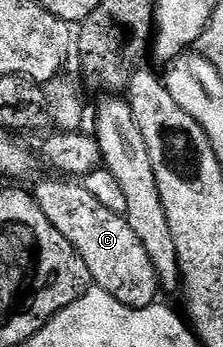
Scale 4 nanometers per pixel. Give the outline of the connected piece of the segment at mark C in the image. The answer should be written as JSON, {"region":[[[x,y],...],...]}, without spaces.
{"region":[[[49,176],[46,182],[41,182],[37,187],[32,187],[31,193],[33,199],[39,204],[39,208],[43,208],[43,216],[47,216],[47,220],[51,220],[51,224],[55,224],[55,228],[59,228],[59,232],[63,232],[63,236],[67,236],[67,240],[73,247],[77,249],[77,255],[83,260],[83,264],[87,264],[87,272],[89,273],[92,285],[98,290],[107,292],[111,296],[115,296],[115,300],[119,300],[119,304],[127,304],[131,308],[147,308],[154,305],[158,301],[159,283],[157,281],[157,274],[153,271],[153,265],[149,262],[149,257],[145,255],[145,250],[139,244],[139,240],[135,236],[135,232],[131,228],[131,224],[125,219],[124,214],[116,214],[111,212],[109,208],[103,208],[103,204],[99,204],[99,200],[95,200],[95,196],[91,196],[91,192],[87,192],[84,184],[77,180],[62,180],[57,176]]]}

